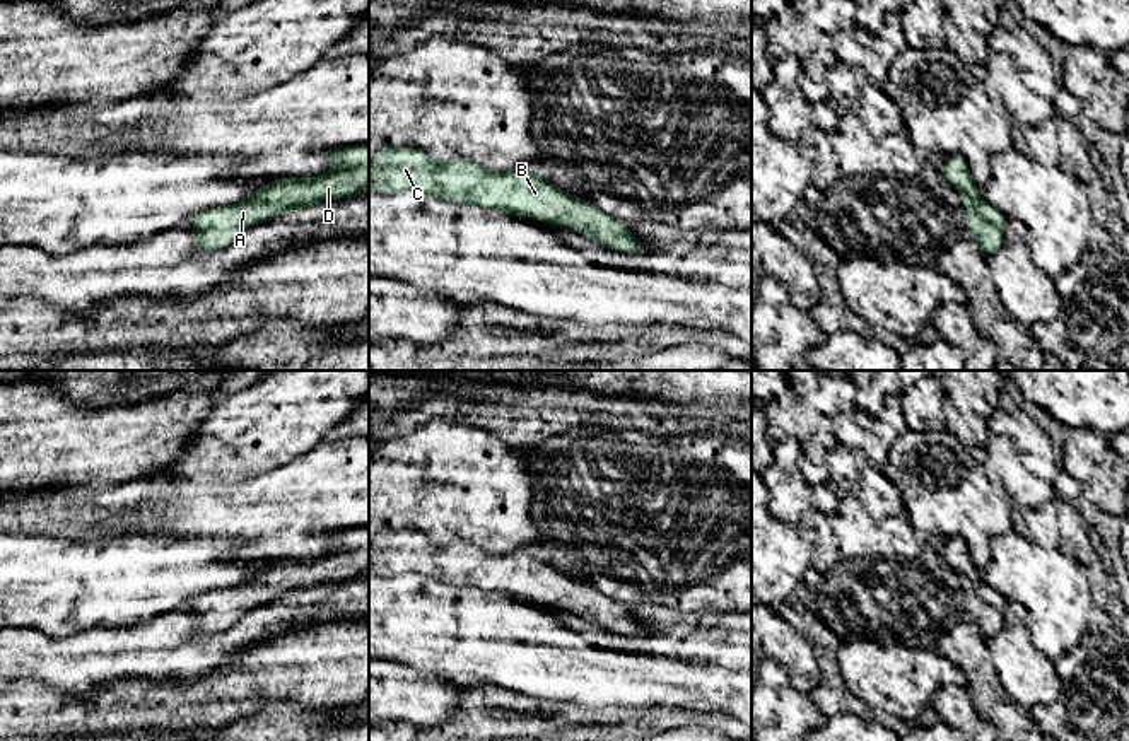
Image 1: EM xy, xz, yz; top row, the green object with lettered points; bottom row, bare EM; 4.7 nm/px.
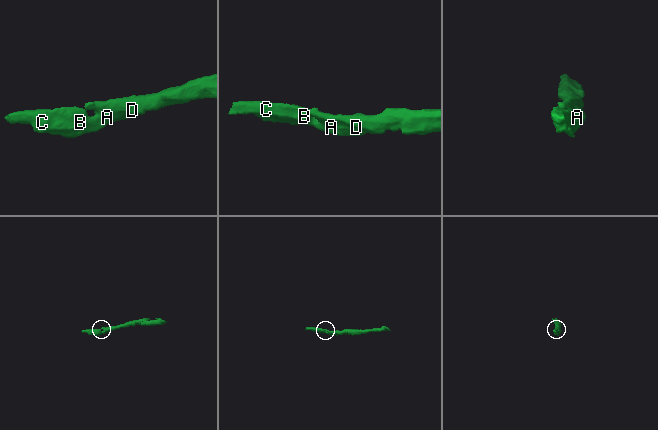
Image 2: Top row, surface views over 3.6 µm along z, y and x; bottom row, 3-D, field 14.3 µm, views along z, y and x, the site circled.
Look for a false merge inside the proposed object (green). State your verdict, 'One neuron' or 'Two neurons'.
One neuron

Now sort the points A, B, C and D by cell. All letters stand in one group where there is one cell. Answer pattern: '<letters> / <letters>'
A B C D

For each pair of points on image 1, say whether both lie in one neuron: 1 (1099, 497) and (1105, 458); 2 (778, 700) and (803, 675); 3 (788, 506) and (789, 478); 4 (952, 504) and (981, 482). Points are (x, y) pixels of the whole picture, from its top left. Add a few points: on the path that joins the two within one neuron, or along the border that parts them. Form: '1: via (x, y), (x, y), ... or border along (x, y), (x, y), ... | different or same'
1: via (1099, 487), (1099, 468) | same
2: border along (769, 658), (808, 695) | different
3: via (788, 499), (788, 485) | same
4: via (959, 497), (974, 482) | same

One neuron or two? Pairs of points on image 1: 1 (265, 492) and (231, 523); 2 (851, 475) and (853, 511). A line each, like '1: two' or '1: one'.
1: one
2: two

